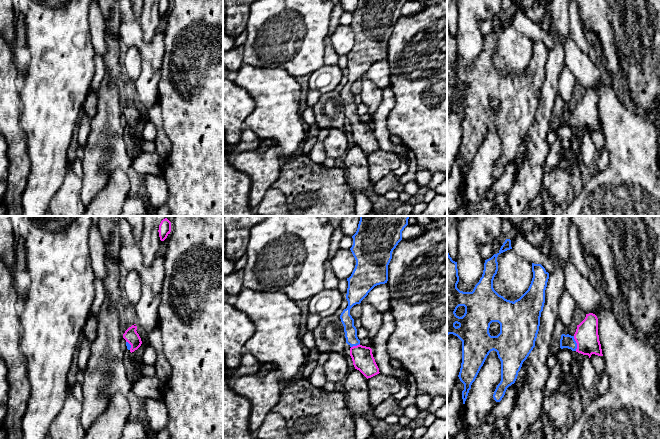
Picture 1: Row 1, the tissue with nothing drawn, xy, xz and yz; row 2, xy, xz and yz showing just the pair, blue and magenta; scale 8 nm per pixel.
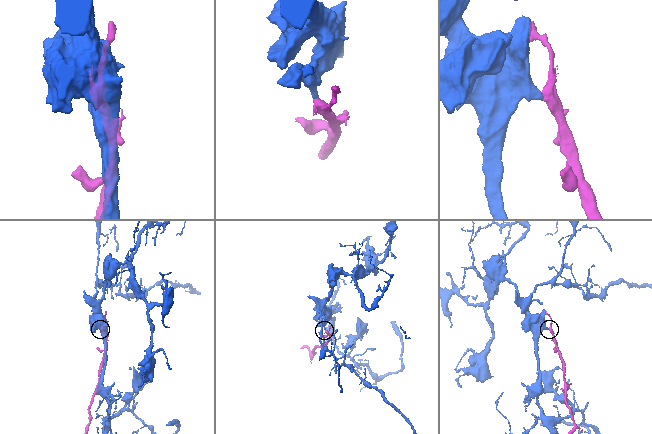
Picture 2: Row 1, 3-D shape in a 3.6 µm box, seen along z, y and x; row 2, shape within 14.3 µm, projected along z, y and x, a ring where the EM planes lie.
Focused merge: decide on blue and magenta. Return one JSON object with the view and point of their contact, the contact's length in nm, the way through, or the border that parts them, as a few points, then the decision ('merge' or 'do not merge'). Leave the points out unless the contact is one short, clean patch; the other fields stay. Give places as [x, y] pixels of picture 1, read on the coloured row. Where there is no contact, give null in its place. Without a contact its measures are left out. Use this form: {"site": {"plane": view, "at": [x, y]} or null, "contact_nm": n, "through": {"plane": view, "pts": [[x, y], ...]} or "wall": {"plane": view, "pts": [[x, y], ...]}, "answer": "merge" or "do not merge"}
{"site": {"plane": "yz", "at": [576, 343]}, "contact_nm": 120, "through": {"plane": "yz", "pts": [[567, 341], [576, 343], [586, 336]]}, "answer": "merge"}

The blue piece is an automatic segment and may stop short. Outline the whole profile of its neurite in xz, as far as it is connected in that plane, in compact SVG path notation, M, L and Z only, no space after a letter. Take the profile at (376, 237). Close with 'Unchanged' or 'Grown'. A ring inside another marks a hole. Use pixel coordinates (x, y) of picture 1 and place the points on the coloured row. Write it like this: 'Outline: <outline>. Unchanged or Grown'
Outline: M360 216L357 231L352 236L353 245L350 250L356 265L347 278L348 306L341 313L340 319L344 326L346 343L351 347L353 365L367 379L380 372L372 349L360 344L350 309L360 304L375 286L387 283L392 252L402 240L402 231L408 225L409 217Z. Grown

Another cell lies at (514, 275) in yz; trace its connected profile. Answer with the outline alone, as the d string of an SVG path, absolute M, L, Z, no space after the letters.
M512 249L497 257L498 271L493 280L494 290L505 299L515 301L529 288L532 263L517 255Z

